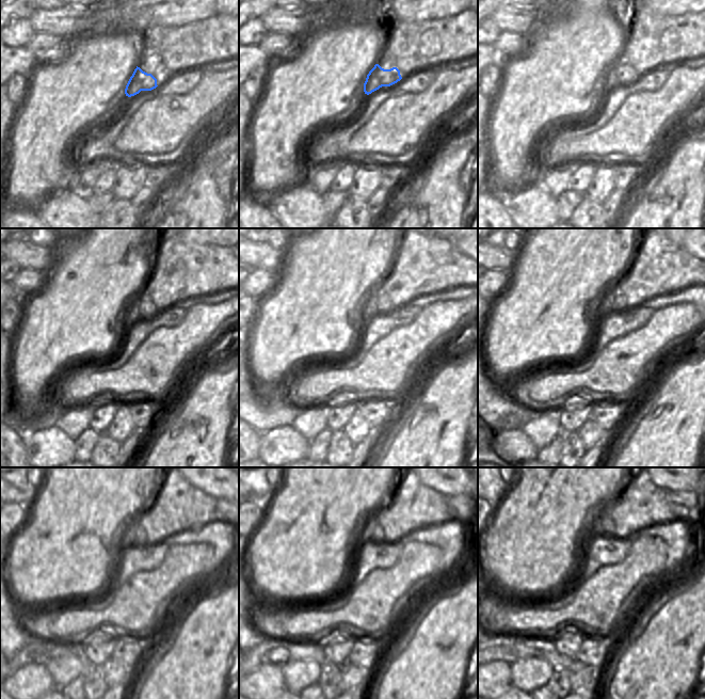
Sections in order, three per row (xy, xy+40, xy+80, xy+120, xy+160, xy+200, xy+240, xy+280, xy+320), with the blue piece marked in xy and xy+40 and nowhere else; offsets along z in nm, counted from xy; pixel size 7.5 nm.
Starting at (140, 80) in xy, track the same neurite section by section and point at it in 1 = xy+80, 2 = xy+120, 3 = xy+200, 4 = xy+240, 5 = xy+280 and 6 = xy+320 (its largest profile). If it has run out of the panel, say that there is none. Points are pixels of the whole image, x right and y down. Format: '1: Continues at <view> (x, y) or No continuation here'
1: Continues at xy+80 (618, 72)
2: Continues at xy+120 (140, 305)
3: Continues at xy+200 (612, 297)
4: Continues at xy+240 (133, 533)
5: Continues at xy+280 (369, 528)
6: Continues at xy+320 (604, 522).

